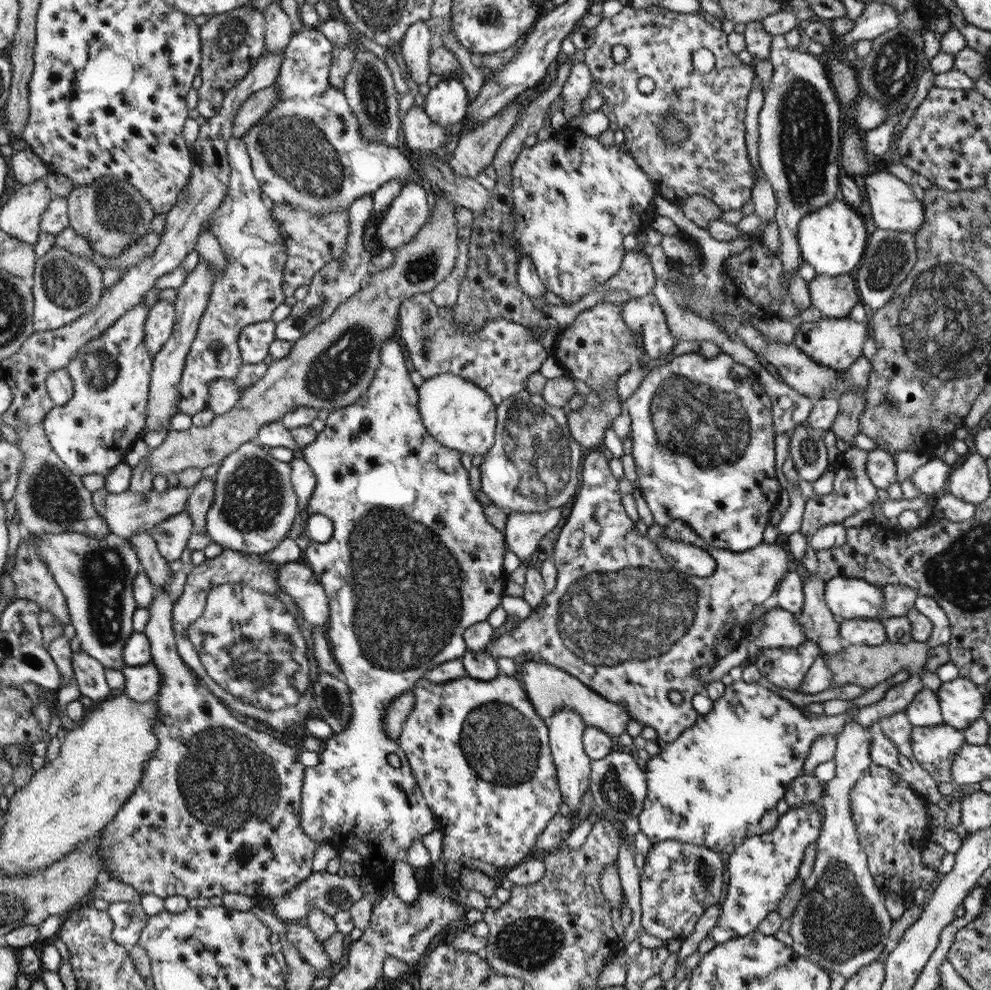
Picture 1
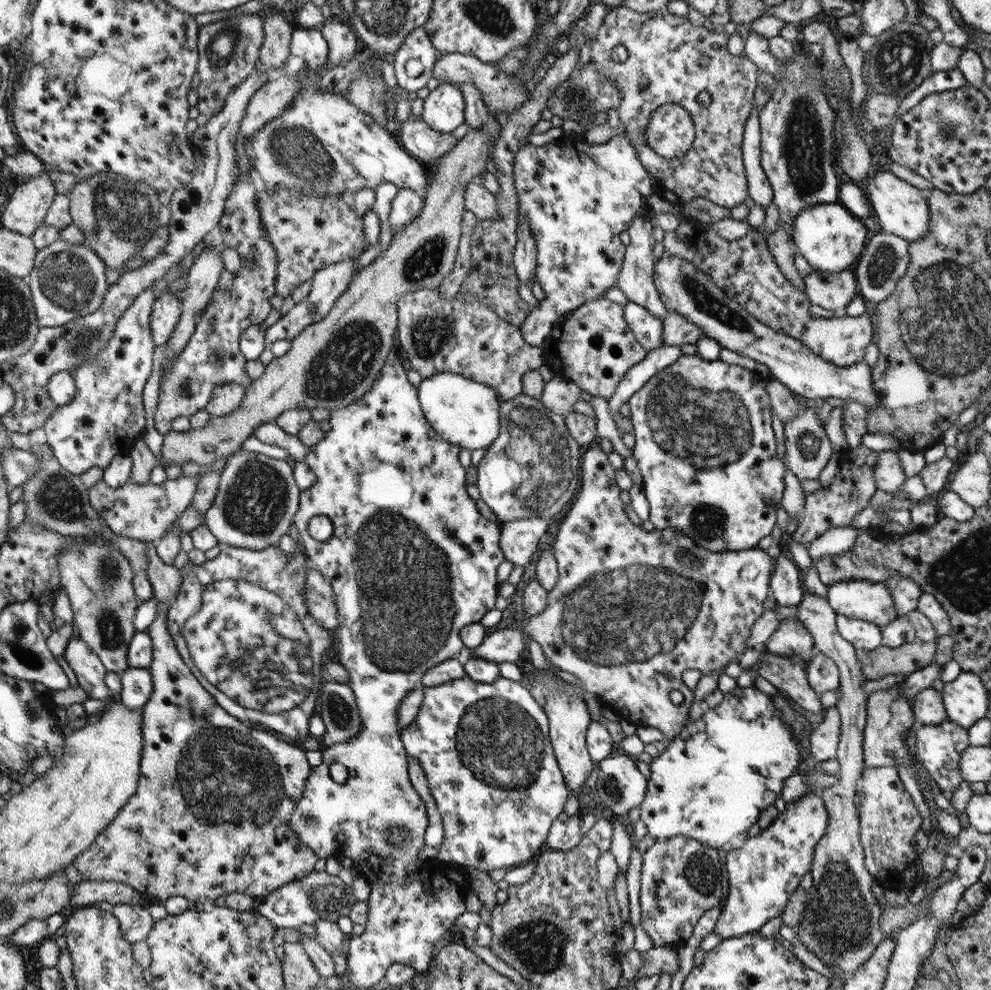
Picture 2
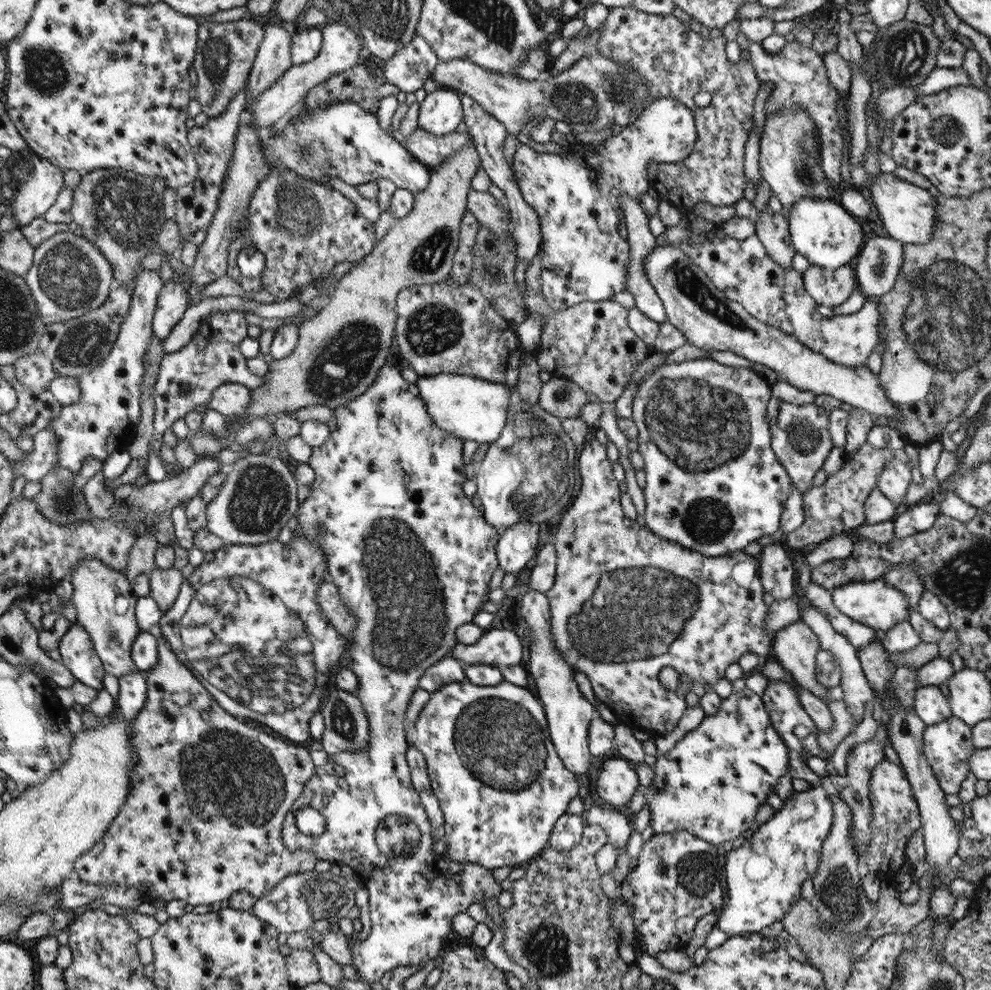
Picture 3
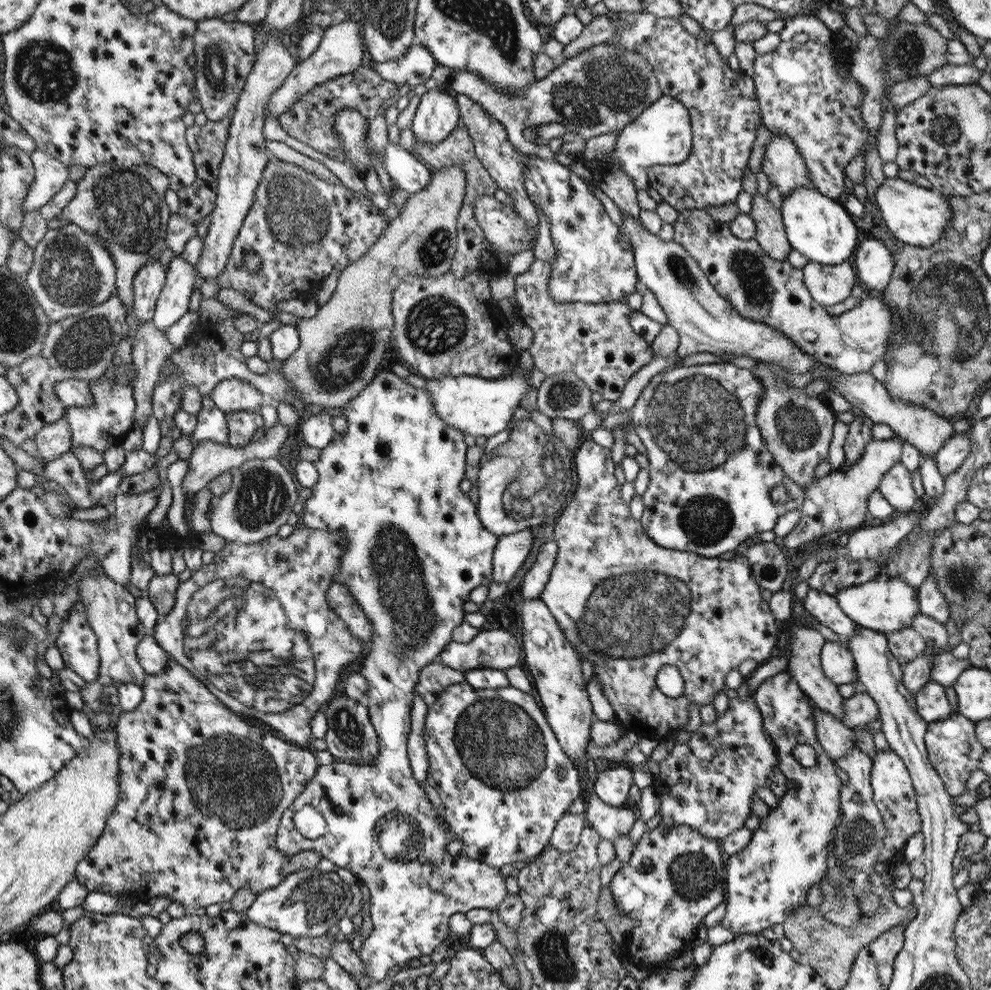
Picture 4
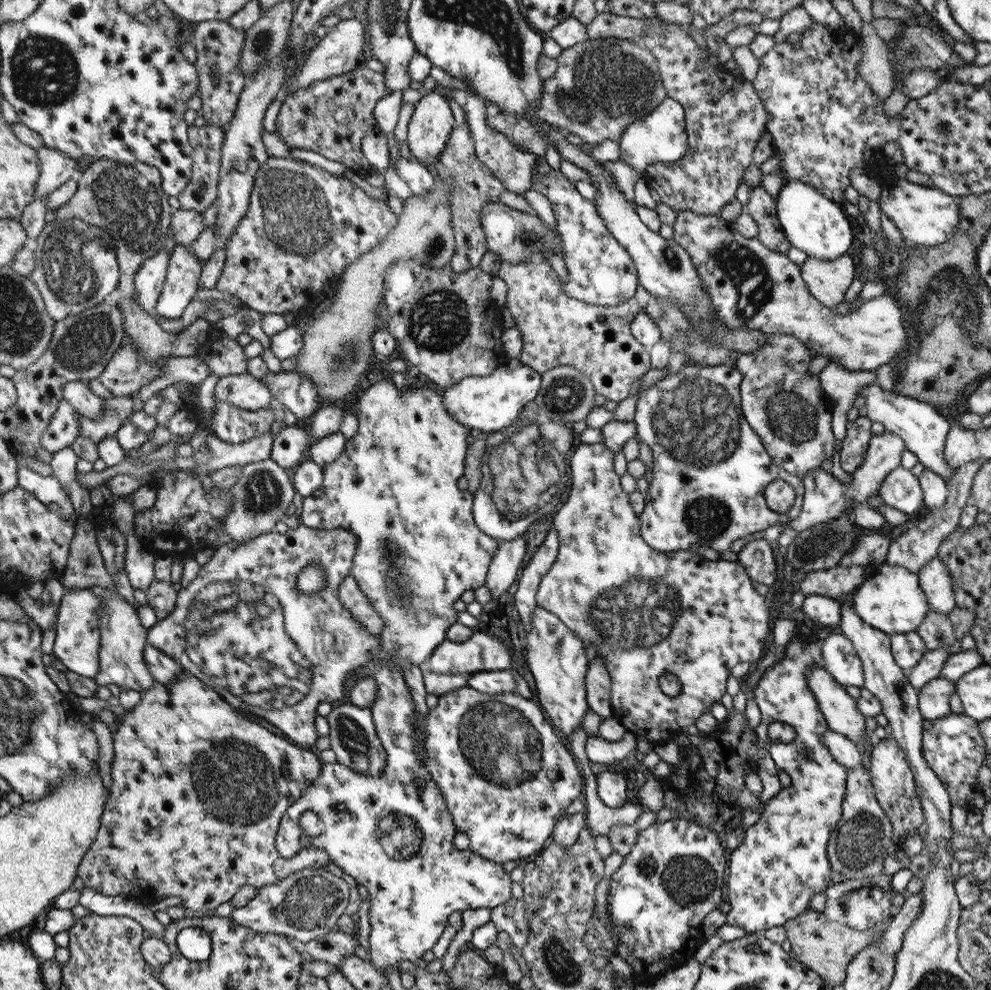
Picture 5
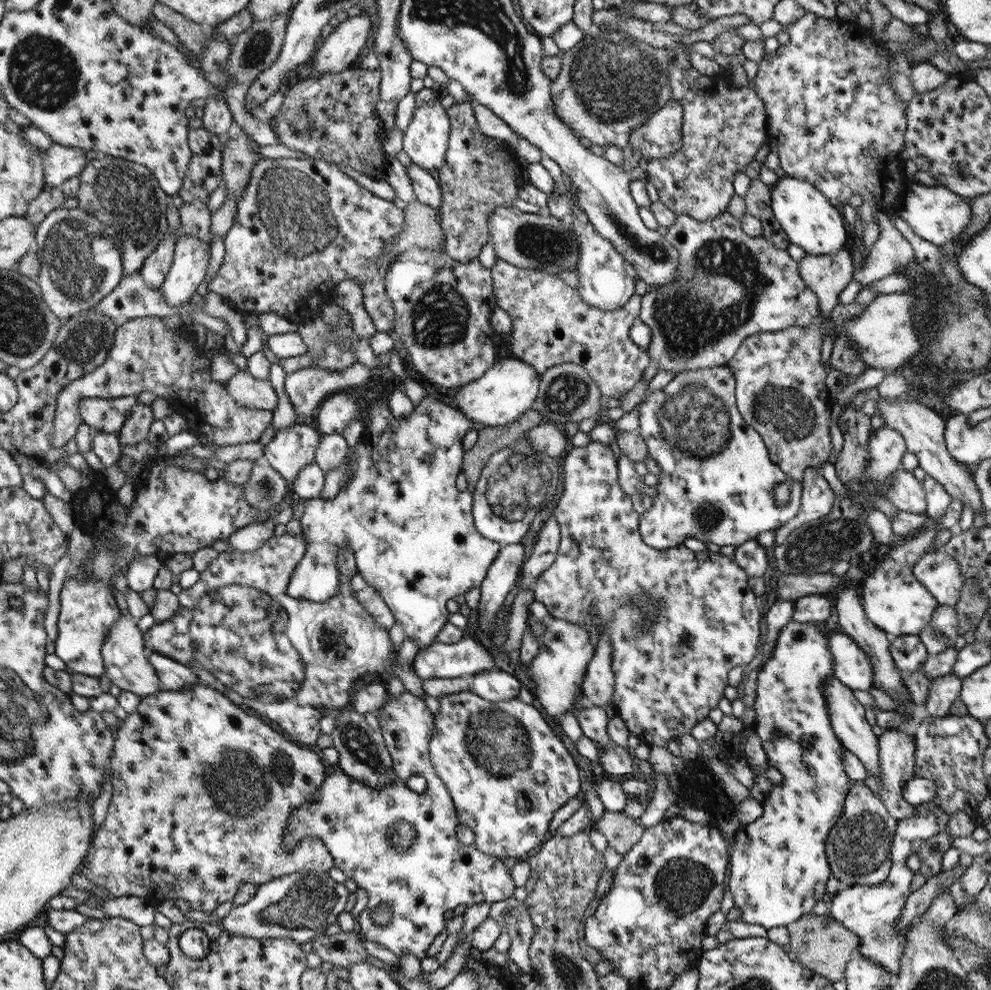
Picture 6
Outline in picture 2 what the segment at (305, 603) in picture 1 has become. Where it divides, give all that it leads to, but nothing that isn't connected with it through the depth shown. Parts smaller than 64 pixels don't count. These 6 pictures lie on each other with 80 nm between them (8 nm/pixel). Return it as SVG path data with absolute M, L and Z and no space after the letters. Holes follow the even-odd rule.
M316 570L307 572L307 586L303 588L305 599L309 604L309 613L324 628L333 632L340 626L339 612L335 603L335 594L331 584L322 578Z

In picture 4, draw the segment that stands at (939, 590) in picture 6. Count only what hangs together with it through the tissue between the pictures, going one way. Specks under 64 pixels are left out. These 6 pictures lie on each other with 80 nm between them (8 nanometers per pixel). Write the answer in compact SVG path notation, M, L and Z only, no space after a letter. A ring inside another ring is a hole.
M929 572L923 584L919 586L918 593L920 603L919 612L927 614L934 618L934 620L945 624L951 616L950 603L944 594L942 594L934 573Z

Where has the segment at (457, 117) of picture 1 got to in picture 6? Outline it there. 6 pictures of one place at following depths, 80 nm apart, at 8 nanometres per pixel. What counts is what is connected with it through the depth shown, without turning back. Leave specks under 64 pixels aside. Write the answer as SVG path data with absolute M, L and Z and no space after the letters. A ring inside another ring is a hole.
M432 99L416 106L412 122L403 134L403 150L420 168L436 173L445 166L451 119L443 103Z

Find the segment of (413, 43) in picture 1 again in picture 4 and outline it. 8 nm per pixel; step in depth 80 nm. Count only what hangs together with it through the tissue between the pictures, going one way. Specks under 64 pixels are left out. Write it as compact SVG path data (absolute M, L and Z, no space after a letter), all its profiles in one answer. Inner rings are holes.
M415 42L402 58L378 63L375 70L399 87L409 86L414 89L418 84L424 84L437 66L437 60L432 53L424 45Z

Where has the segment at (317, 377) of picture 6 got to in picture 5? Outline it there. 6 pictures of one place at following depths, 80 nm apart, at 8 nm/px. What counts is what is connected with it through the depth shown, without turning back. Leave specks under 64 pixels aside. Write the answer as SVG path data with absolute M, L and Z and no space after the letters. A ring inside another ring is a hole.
M284 370L263 380L271 396L278 400L296 418L308 418L322 405L316 396L316 386L296 371Z

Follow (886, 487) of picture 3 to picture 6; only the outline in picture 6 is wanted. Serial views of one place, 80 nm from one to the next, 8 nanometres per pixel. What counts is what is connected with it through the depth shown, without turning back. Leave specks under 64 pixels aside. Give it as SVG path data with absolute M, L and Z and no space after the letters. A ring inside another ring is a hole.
M903 468L893 473L893 479L888 482L889 491L886 498L902 512L926 514L927 500L922 483L913 475L913 471Z

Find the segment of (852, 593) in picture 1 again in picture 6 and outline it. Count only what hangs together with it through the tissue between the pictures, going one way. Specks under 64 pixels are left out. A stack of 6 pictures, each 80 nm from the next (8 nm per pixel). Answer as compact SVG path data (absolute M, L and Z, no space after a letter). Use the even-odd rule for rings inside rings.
M887 557L883 558L883 563L877 571L861 581L860 594L864 605L863 611L870 622L880 627L880 630L883 630L891 638L902 635L919 635L927 627L933 612L939 605L931 592L928 592L928 589L914 576L912 565L899 563Z

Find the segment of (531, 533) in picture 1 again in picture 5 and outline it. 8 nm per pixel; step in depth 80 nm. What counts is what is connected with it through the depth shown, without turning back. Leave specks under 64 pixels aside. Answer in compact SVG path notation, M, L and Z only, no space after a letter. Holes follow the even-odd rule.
M523 535L514 540L500 541L485 582L493 600L498 600L514 584L518 570L526 558L525 554L526 539Z

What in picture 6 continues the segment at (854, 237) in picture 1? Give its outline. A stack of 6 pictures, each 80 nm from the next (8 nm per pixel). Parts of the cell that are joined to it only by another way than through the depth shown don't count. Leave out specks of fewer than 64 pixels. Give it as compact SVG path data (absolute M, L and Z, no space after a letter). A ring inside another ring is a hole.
M780 176L771 190L771 209L776 220L788 235L789 242L800 246L807 254L824 256L836 254L851 233L846 229L839 208L830 204L816 187L793 176Z

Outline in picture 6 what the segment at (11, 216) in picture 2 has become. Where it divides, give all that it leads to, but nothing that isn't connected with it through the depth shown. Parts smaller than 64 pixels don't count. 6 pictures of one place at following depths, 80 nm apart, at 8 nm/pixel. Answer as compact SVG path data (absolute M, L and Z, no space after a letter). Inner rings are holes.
M58 143L45 149L43 167L46 188L59 187L69 178L78 176L87 163L85 153L83 148Z

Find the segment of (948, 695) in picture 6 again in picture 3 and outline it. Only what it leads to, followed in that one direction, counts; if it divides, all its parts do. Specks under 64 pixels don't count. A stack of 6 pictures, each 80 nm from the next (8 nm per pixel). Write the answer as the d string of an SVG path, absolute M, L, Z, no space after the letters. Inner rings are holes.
M936 685L918 688L912 708L926 726L940 723L953 715L947 696Z

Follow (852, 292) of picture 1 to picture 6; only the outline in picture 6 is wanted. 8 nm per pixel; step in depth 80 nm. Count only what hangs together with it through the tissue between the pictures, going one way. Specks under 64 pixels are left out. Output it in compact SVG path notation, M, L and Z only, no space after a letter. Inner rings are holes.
M846 250L824 256L806 254L799 262L800 278L816 294L822 317L831 320L832 310L839 304L838 295L853 282L855 270Z

